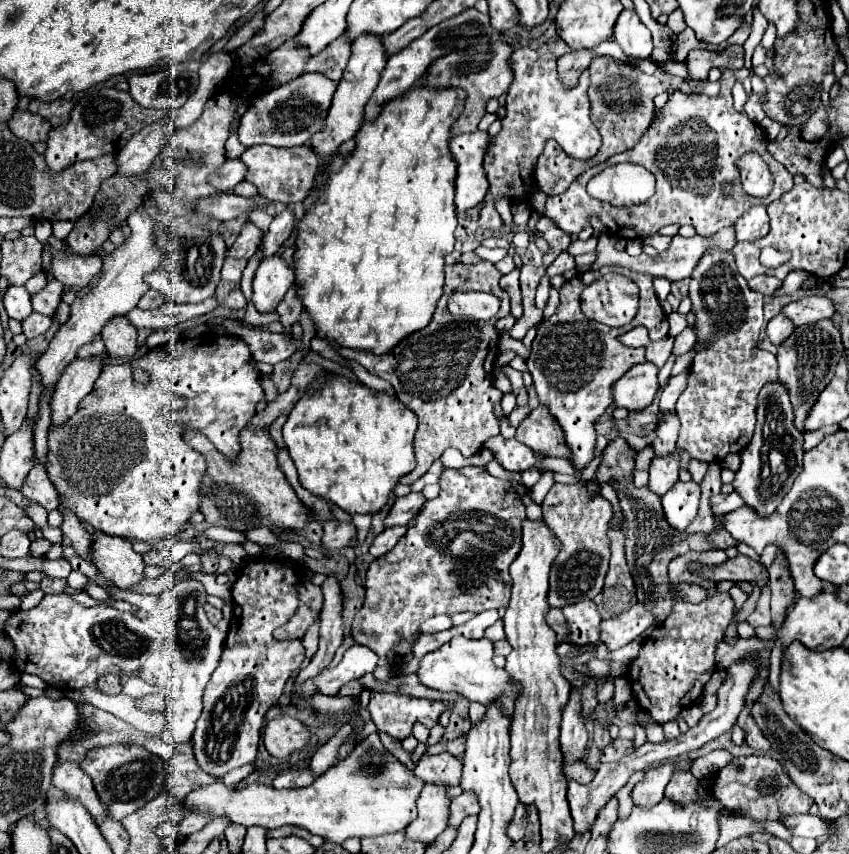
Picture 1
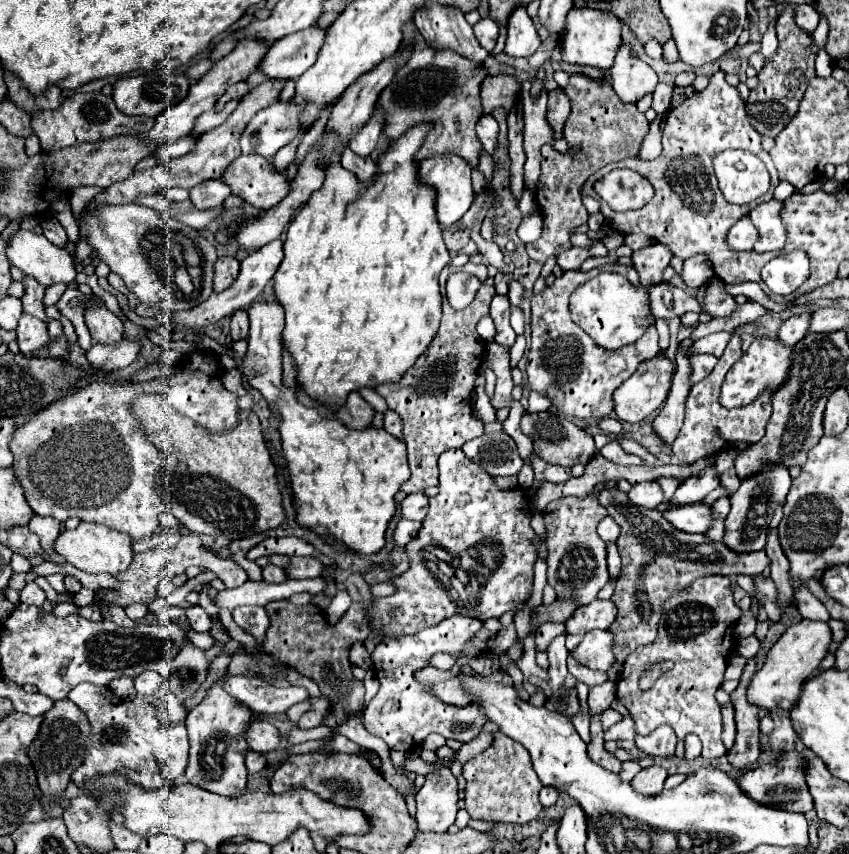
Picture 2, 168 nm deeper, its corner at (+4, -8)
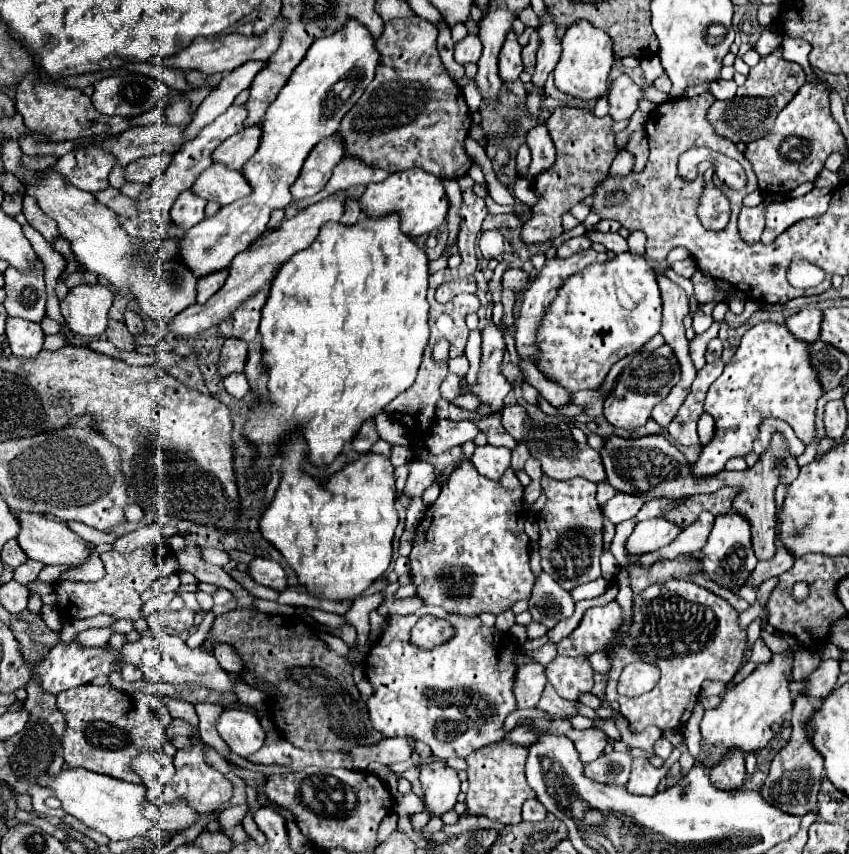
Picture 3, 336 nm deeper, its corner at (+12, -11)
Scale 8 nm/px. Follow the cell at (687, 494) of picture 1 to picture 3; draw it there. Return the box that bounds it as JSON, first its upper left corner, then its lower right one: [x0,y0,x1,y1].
[694,323,824,477]

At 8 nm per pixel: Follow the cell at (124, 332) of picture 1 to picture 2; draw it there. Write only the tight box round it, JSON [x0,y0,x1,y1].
[84,306,124,344]

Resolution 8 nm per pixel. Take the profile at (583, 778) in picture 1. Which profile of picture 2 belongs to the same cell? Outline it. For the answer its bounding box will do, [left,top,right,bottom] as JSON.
[540,788,560,808]

